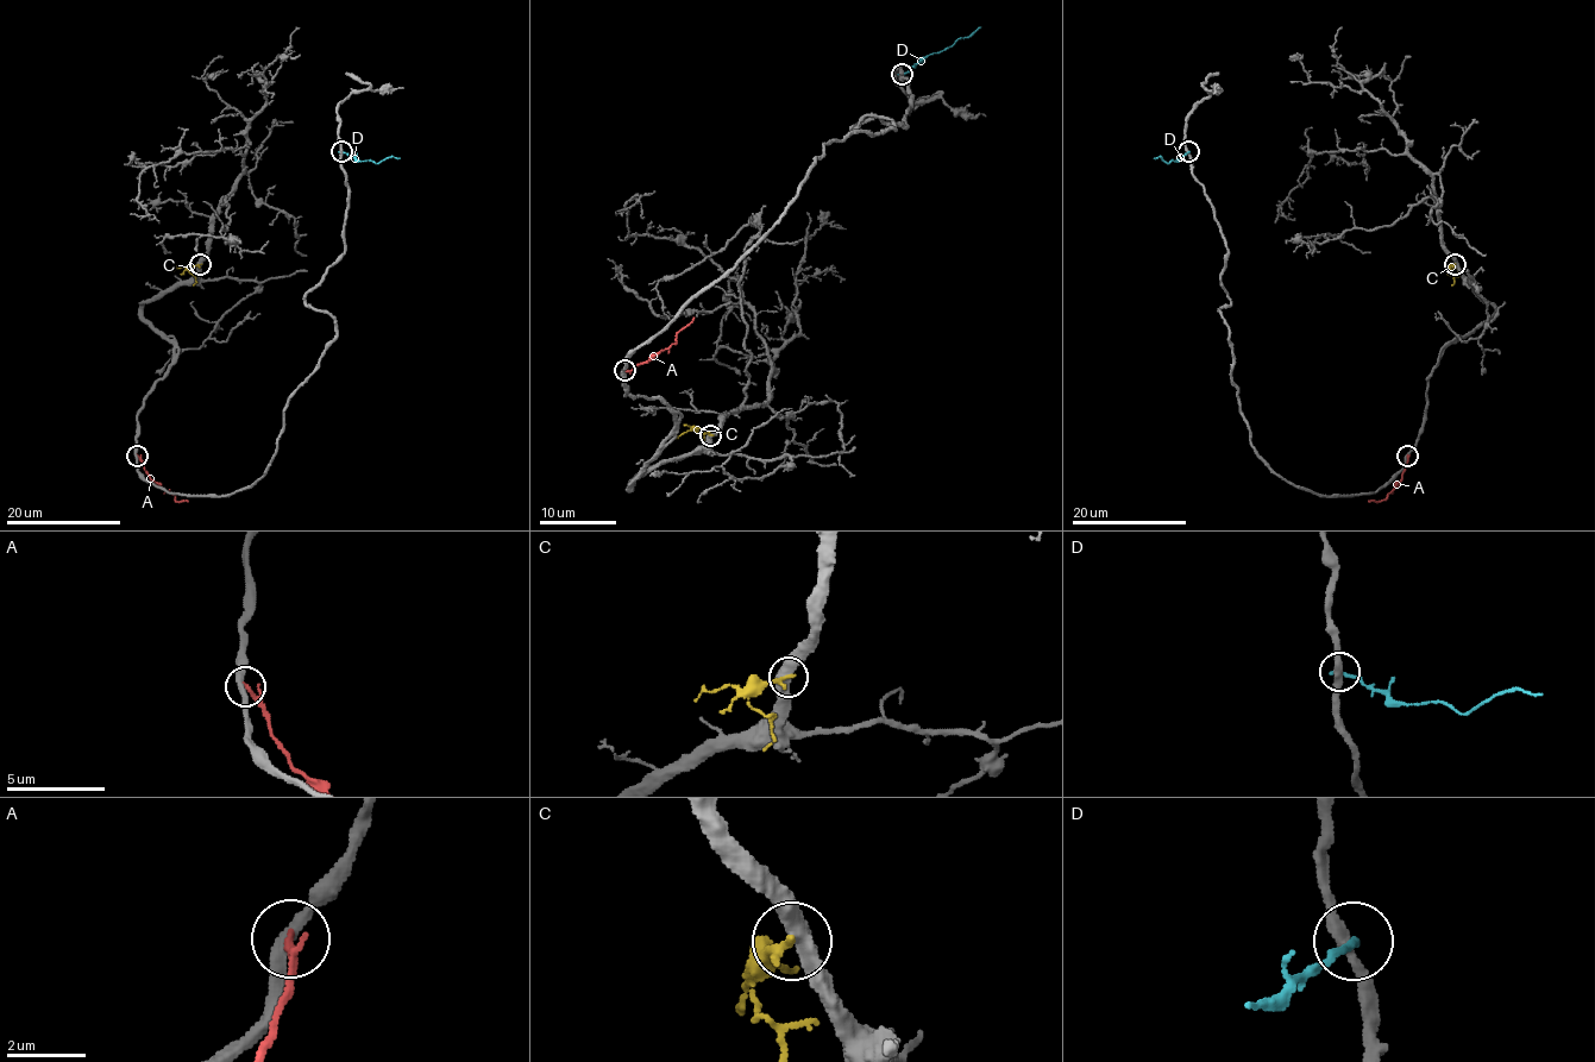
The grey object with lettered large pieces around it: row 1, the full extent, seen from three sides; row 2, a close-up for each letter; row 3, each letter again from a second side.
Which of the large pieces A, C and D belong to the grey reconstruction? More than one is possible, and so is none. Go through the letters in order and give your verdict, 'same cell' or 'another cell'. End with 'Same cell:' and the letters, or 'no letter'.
A: another cell
C: another cell
D: another cell
Same cell: no letter

